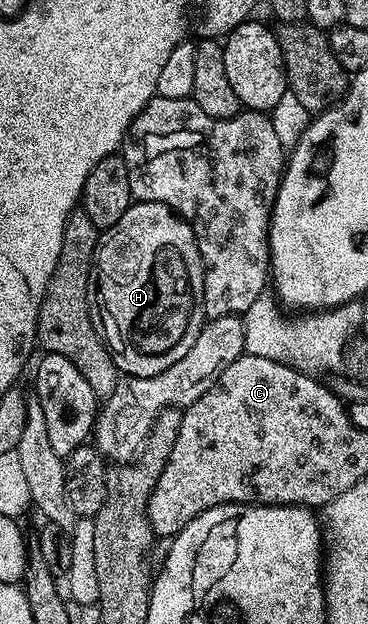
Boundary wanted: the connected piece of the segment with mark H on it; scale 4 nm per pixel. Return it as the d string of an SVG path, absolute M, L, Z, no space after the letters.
M130 202L127 212L123 212L111 228L100 231L93 253L93 269L95 318L105 345L122 375L130 378L159 376L159 372L171 368L175 360L183 360L183 356L187 356L207 319L203 304L205 266L201 263L195 232L184 218L180 218L167 204Z

